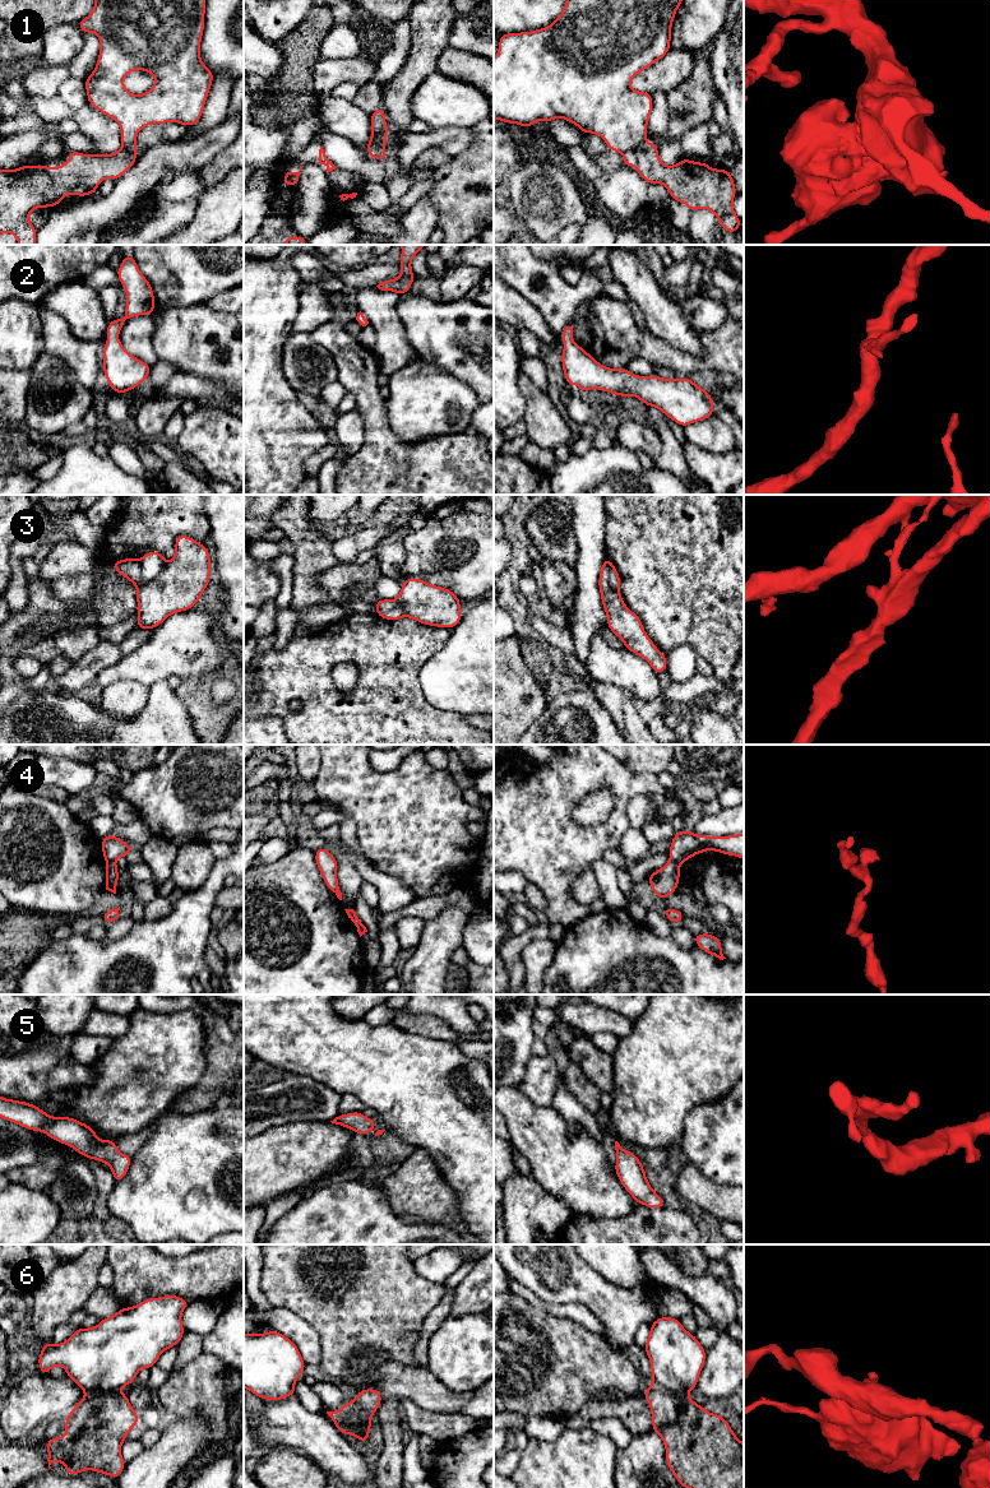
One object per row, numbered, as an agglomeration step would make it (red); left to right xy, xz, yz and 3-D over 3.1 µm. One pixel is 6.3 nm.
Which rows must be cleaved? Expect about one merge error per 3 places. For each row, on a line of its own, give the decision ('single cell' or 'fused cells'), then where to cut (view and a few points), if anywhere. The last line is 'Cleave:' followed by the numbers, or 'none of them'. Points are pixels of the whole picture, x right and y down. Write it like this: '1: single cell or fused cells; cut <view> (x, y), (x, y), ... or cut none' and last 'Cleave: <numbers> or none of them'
1: fused cells; cut yz (646, 143), (625, 152)
2: single cell; cut none
3: fused cells; cut xy (165, 565), (153, 578), (146, 582), (139, 580)
4: fused cells; cut xy (114, 861), (106, 862)
5: single cell; cut none
6: fused cells; cut xz (338, 1410), (352, 1419), (364, 1422), (369, 1431)
Cleave: 1, 3, 4, 6

